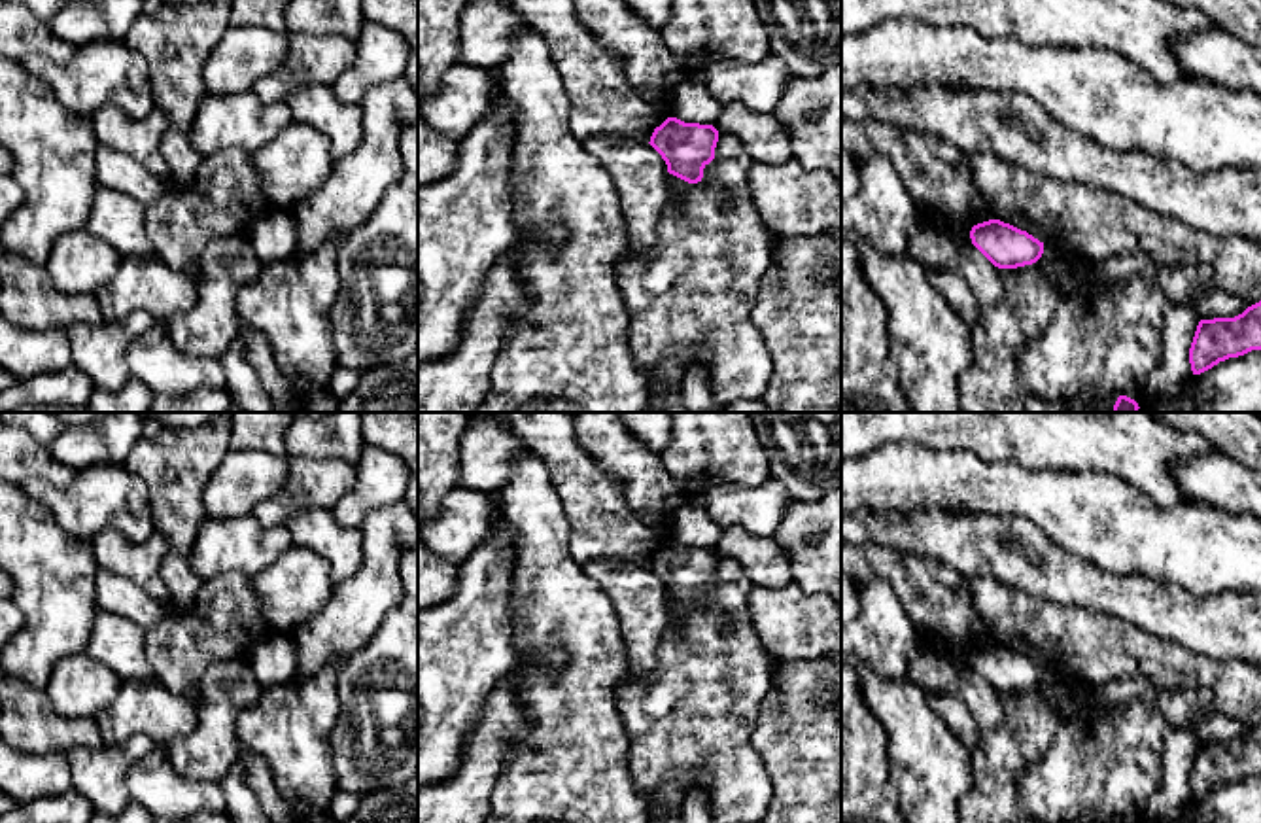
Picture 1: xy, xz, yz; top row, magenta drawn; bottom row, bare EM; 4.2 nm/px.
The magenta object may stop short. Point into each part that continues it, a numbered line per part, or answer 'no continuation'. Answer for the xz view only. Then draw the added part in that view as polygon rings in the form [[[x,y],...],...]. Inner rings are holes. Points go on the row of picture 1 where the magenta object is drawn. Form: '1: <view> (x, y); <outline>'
no continuation

